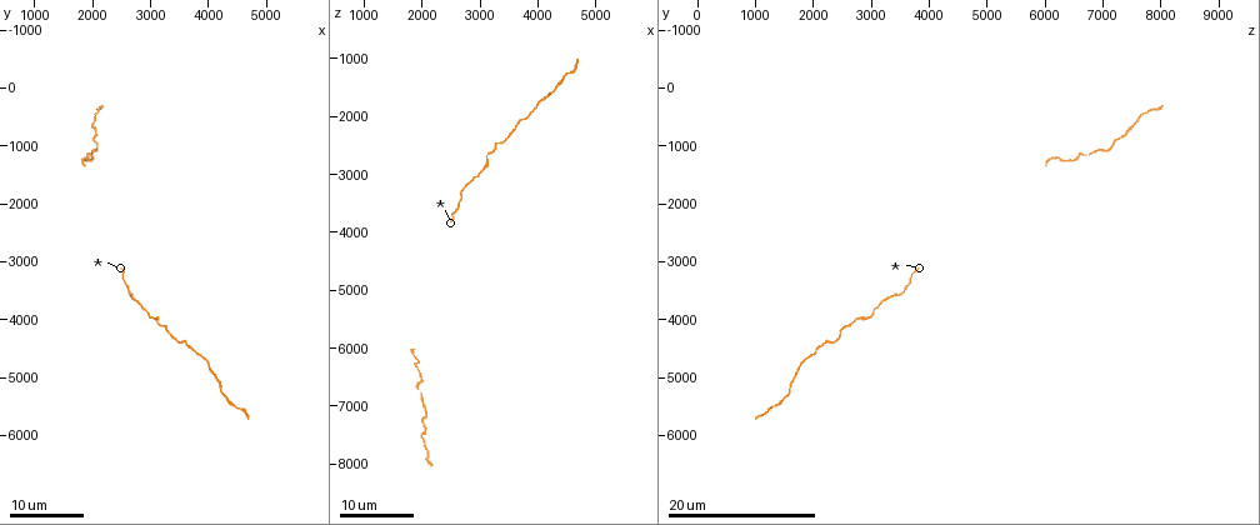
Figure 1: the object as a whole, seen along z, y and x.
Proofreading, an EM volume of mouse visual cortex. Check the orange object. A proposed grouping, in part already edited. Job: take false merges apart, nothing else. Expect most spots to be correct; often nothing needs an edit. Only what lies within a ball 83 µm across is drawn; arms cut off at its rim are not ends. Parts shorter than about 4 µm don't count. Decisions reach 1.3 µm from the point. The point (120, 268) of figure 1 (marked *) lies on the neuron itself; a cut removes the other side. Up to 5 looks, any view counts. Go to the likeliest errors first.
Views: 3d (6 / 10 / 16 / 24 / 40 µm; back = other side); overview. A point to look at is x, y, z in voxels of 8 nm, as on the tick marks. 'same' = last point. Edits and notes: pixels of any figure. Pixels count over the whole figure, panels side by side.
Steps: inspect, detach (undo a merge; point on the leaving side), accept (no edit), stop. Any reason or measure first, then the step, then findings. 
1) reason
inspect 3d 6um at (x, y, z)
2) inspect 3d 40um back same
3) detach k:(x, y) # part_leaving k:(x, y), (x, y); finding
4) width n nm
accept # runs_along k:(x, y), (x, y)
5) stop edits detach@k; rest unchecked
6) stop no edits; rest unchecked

thick turns thin
inspect 3d 24um at (2000, 800, 7300)

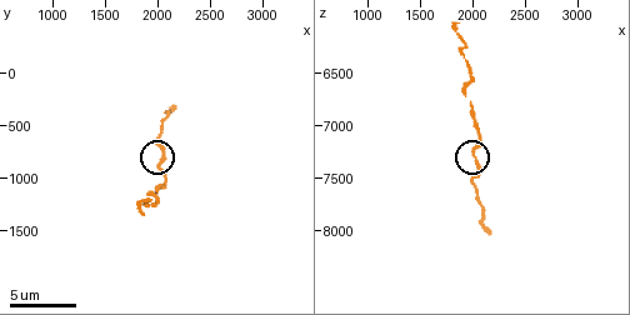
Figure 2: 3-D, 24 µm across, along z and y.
inspect 3d 6um at (2020, 860, 7360)

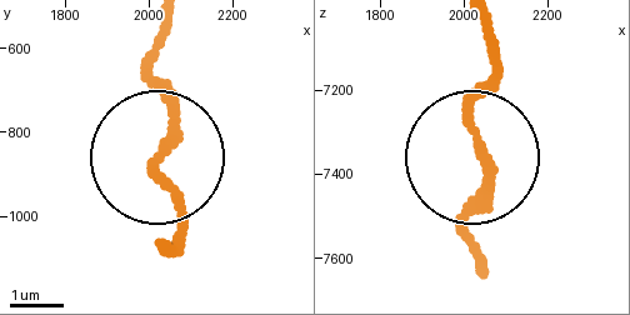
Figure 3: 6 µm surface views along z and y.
other side
inspect 3d 6um back at (2030, 845, 7330)

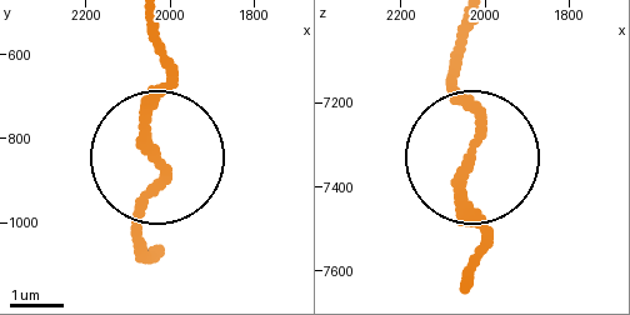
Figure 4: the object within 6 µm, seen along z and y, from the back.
accept # one neuron here

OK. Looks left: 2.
calibre changes
inspect 3d 10um at (1940, 1240, 6440)

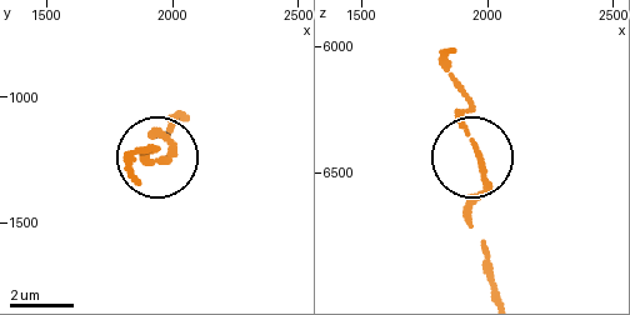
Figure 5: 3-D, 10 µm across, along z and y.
inspect 3d 6um at (1970, 1240, 6430)

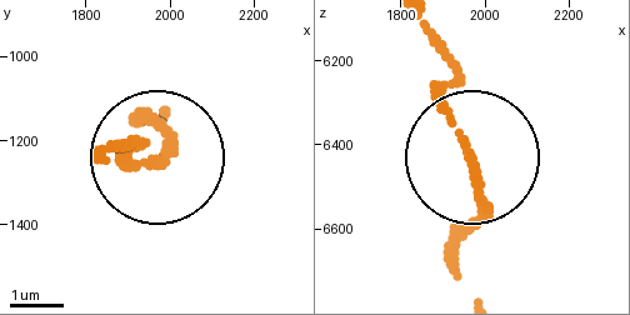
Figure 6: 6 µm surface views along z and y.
width 150 nm
accept # continuous, no second neuron

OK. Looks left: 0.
stop no edits; rest unchecked

